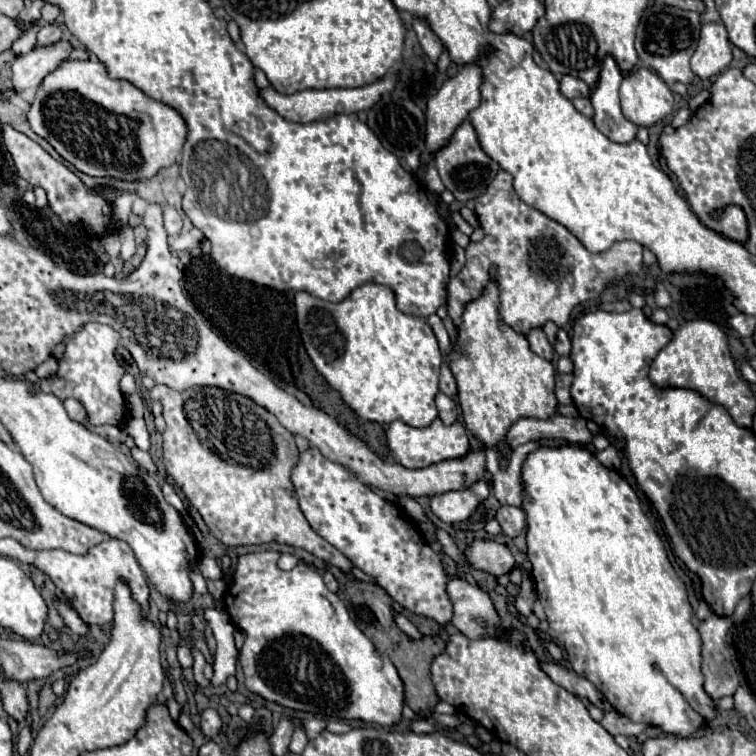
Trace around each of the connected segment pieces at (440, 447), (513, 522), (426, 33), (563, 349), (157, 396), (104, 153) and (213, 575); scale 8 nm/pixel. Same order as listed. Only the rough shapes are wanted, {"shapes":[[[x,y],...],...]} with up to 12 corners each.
{"shapes":[[[440,419],[424,429],[392,421],[394,459],[420,469],[462,457],[470,447],[460,423]],[[500,507],[498,523],[506,537],[518,537],[526,525],[520,507]],[[414,19],[412,27],[424,53],[432,63],[442,55],[442,43],[424,19]],[[558,329],[554,351],[560,355],[570,353],[570,337]],[[220,387],[162,403],[166,471],[220,543],[352,567],[304,519],[292,433]],[[64,59],[26,117],[90,177],[152,179],[184,119],[96,59]],[[202,557],[198,567],[206,579],[220,579],[222,569],[210,557]]]}

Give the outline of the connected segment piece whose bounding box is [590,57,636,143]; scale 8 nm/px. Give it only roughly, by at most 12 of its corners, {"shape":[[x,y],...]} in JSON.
{"shape":[[604,59],[590,101],[594,125],[616,143],[630,143],[636,125],[622,115],[622,71]]}

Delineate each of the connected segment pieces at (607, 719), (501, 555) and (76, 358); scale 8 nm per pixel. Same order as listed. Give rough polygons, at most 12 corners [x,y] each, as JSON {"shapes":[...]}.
{"shapes":[[[608,713],[600,721],[610,735],[638,735],[646,723],[634,723],[620,713]],[[474,541],[466,557],[494,577],[514,567],[510,549],[496,541]],[[86,323],[42,391],[82,401],[92,425],[126,415],[120,333]]]}

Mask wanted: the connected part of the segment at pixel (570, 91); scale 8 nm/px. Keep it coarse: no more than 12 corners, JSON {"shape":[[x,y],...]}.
{"shape":[[570,75],[560,77],[564,97],[588,97],[590,87]]}

